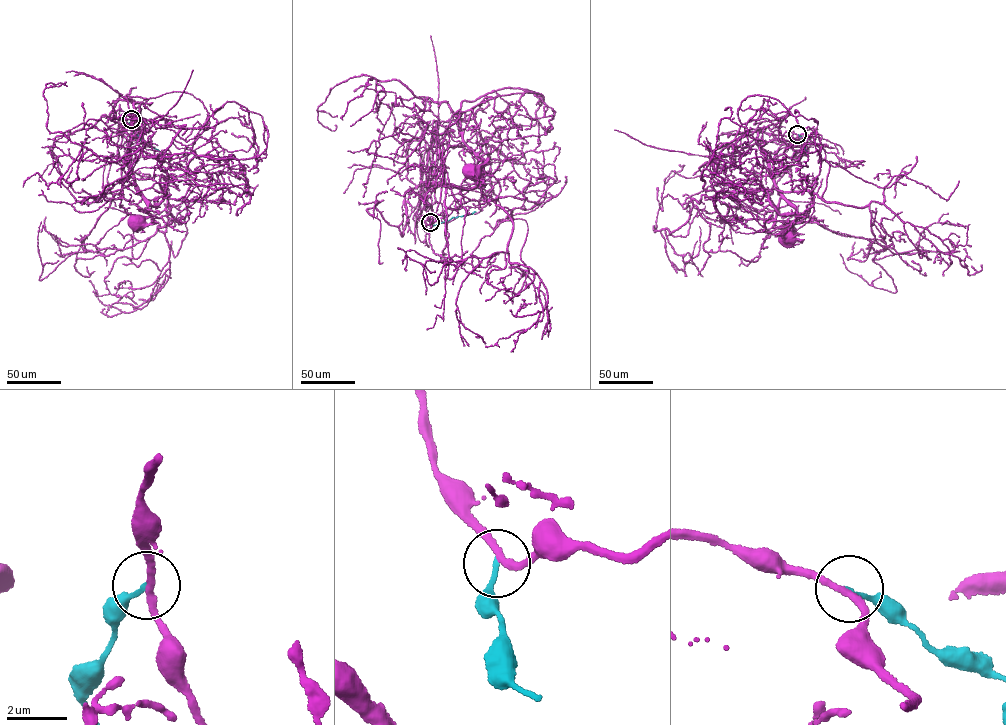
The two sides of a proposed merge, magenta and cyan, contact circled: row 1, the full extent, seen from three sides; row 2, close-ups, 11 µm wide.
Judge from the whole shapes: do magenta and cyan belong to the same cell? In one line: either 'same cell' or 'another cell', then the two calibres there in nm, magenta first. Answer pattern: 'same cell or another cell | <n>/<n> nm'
another cell | 240/130 nm

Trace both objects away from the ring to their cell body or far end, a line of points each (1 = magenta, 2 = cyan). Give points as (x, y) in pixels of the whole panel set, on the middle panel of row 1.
1: (430, 222), (427, 212), (432, 198), (419, 186), (435, 181), (472, 187), (481, 178), (472, 171)
2: (430, 222), (431, 226), (476, 212)

